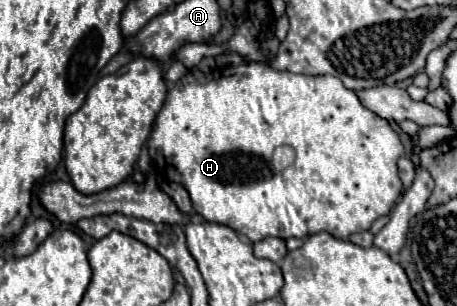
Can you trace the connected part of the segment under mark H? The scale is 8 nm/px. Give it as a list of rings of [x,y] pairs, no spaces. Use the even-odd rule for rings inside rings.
[[[245,62],[239,64],[235,68],[229,68],[227,72],[221,72],[219,78],[209,80],[201,70],[193,68],[189,70],[183,78],[179,78],[175,84],[171,84],[167,100],[163,110],[159,112],[151,138],[147,142],[149,148],[149,156],[153,166],[171,182],[177,182],[181,186],[185,186],[185,190],[191,196],[193,202],[193,210],[197,214],[201,214],[207,222],[215,222],[215,224],[225,224],[229,228],[233,228],[237,234],[245,236],[249,242],[259,242],[263,238],[269,236],[277,236],[277,238],[305,238],[309,234],[315,232],[329,232],[337,238],[349,238],[349,234],[355,232],[363,232],[369,230],[369,226],[379,218],[391,212],[391,206],[395,206],[397,198],[401,196],[401,180],[397,176],[397,160],[399,156],[403,156],[403,144],[397,136],[397,132],[389,126],[387,120],[379,118],[377,114],[373,114],[371,110],[367,110],[361,100],[357,98],[357,94],[353,90],[347,90],[343,86],[343,82],[339,78],[333,76],[305,76],[305,74],[293,74],[293,72],[281,72],[281,70],[273,70],[267,64],[259,64],[259,62]],[[275,146],[293,146],[295,148],[295,162],[281,170],[281,172],[273,172],[271,170],[271,154],[275,150]]]

